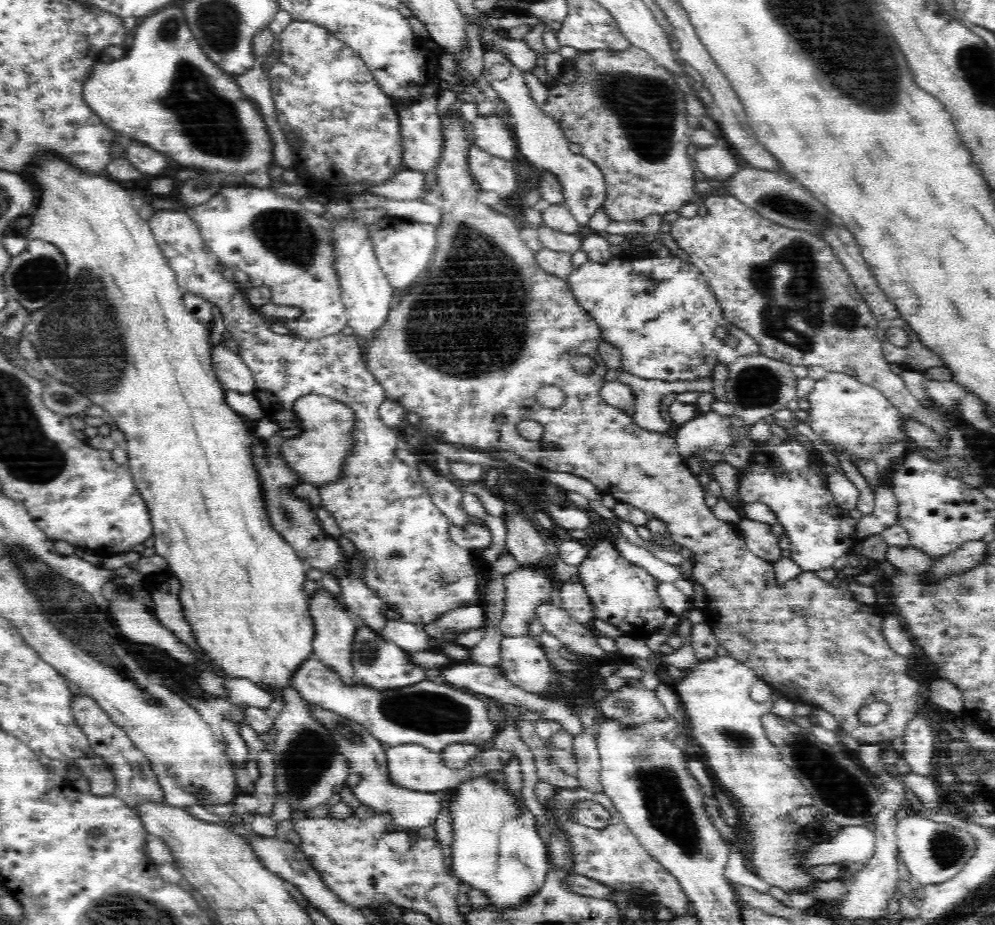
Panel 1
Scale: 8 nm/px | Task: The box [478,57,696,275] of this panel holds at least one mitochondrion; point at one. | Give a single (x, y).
(646, 106)

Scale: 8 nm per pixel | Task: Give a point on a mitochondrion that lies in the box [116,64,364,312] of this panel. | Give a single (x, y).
(289, 238)

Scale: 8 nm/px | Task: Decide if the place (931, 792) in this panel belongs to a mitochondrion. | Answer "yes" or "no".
no

